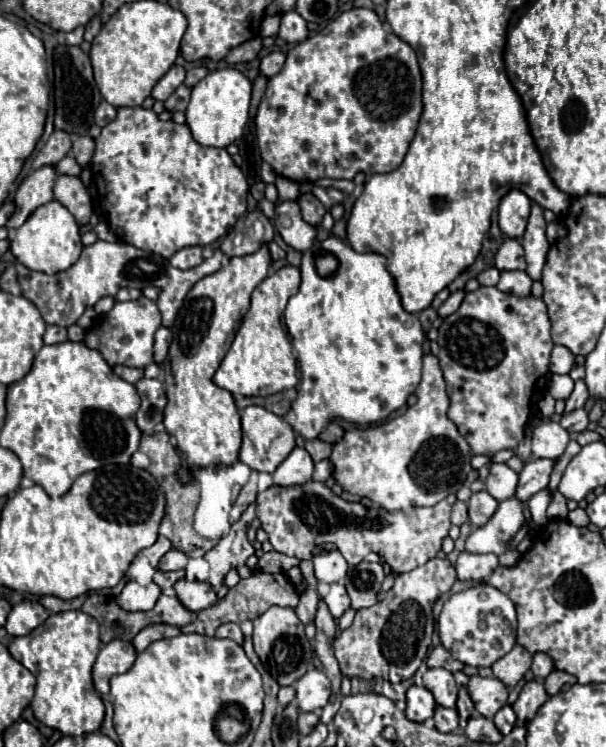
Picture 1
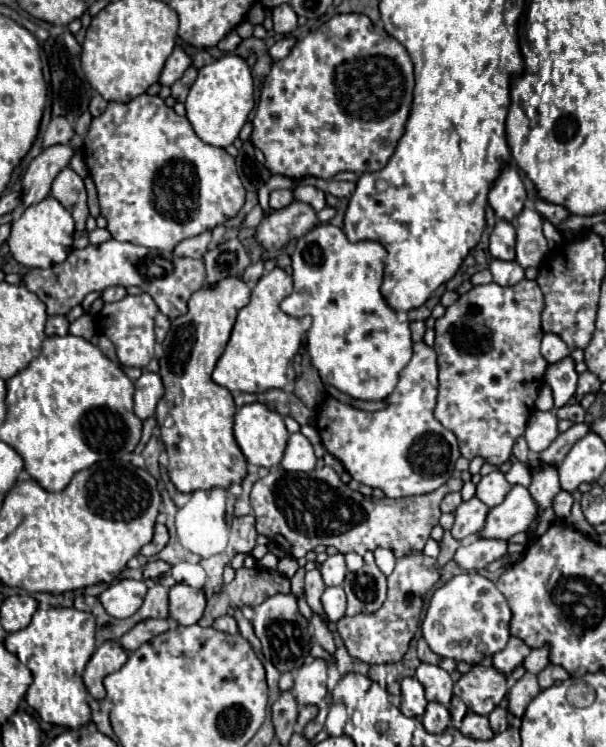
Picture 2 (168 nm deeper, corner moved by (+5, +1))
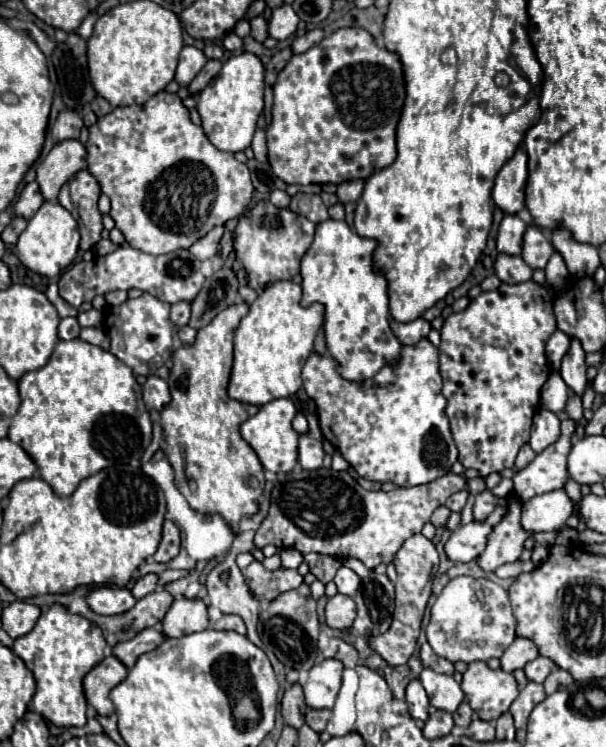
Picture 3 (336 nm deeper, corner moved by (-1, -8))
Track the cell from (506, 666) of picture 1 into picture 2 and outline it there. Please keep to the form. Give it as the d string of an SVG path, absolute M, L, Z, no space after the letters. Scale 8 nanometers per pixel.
M511 636L507 646L493 656L493 666L503 674L511 674L515 666L523 664L523 660L529 652L531 652L531 648L521 638Z

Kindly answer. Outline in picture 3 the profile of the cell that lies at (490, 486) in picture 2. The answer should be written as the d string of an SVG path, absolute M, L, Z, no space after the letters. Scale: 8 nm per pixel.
M489 489L483 491L483 493L479 493L479 495L475 497L475 507L473 507L473 515L475 515L475 519L481 521L481 519L487 517L497 505L501 505L501 507L507 509L507 499L505 499L505 497L497 497L497 495L493 495Z

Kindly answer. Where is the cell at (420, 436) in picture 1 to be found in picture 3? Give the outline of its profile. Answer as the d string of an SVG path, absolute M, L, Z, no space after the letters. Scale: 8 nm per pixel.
M427 339L403 347L397 367L381 369L371 379L371 385L351 385L349 381L343 381L339 373L335 373L335 361L327 355L321 357L311 353L303 367L303 389L317 403L317 417L323 437L343 455L359 477L377 483L393 483L397 487L429 485L451 473L451 467L457 461L457 447L445 417L447 399L441 393L441 385L437 347L433 347Z

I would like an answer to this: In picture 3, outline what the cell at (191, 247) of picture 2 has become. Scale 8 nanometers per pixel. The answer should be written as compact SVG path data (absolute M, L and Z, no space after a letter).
M219 225L219 227L215 227L215 229L211 229L211 233L207 233L205 237L201 237L195 245L191 245L191 253L199 259L199 261L205 261L205 259L211 259L217 251L219 251L219 241L221 241L221 237L223 237L223 227Z

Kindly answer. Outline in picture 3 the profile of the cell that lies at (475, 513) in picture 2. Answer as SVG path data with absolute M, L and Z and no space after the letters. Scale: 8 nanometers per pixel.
M495 509L487 519L483 521L471 521L467 525L461 525L457 531L451 533L449 541L445 543L445 553L453 563L467 563L477 559L485 545L491 529L505 517L505 509Z

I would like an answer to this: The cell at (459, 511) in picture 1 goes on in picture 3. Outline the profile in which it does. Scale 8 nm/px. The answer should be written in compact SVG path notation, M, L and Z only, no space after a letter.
M459 491L459 493L455 493L455 495L451 495L449 499L447 499L447 507L451 509L451 511L461 511L463 507L465 507L465 501L467 501L467 491Z

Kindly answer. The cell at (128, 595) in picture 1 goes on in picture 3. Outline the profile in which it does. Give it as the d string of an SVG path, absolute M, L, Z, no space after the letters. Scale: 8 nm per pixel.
M101 587L87 597L87 605L99 615L119 615L133 609L137 599L129 589L111 589Z

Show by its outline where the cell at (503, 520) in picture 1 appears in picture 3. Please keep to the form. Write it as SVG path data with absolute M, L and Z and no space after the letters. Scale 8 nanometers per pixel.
M563 489L551 491L523 503L521 527L531 535L559 531L571 513L573 513L573 503L565 495L565 491Z

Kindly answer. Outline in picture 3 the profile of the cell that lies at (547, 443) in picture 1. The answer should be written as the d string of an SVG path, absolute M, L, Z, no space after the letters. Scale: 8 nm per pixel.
M539 409L533 417L533 427L531 427L531 439L529 445L535 453L541 453L545 447L555 443L559 439L559 417L547 409Z

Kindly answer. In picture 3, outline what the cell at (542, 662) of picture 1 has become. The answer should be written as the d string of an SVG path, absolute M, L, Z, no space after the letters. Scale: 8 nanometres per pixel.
M537 657L535 661L531 661L531 663L527 663L525 665L525 675L527 675L527 679L529 681L535 681L535 683L543 683L545 679L547 679L547 675L551 673L555 669L555 663L551 661L551 659L547 659L547 657Z

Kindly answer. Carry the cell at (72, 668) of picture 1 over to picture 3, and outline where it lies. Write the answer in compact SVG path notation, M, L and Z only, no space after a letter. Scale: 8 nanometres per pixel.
M53 605L47 611L43 611L43 615L39 617L37 625L33 627L31 633L15 639L13 645L13 653L19 655L25 665L31 669L31 673L35 675L37 681L37 693L33 695L33 711L39 713L41 717L45 717L49 723L57 725L57 727L83 727L87 723L87 699L83 693L83 677L105 657L103 649L107 647L107 643L101 643L101 629L91 623L89 619L81 617L81 615L69 615L65 607L61 605Z

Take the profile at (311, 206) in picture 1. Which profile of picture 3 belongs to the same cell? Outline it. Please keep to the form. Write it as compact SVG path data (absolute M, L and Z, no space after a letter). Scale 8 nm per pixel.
M269 201L257 203L251 211L247 211L235 229L235 251L241 261L241 265L247 271L249 287L253 287L257 293L265 289L265 285L271 281L281 279L293 279L299 273L301 257L309 249L315 233L315 223L309 221L303 215L297 215L289 209L277 209Z

